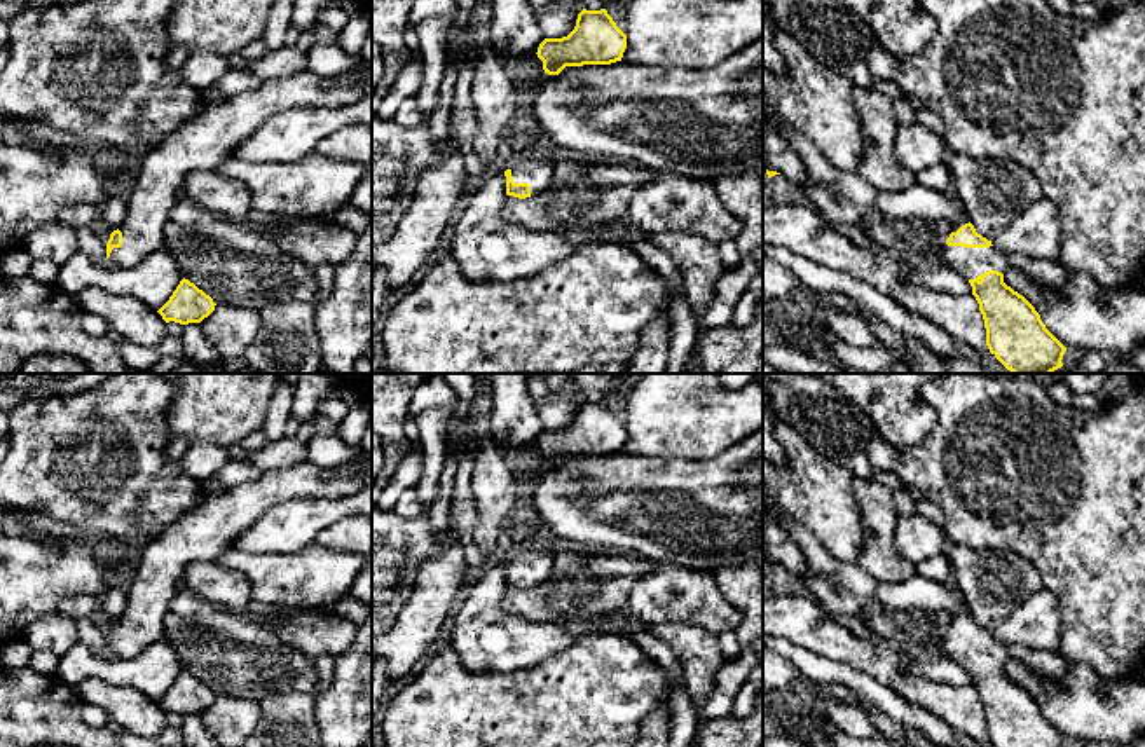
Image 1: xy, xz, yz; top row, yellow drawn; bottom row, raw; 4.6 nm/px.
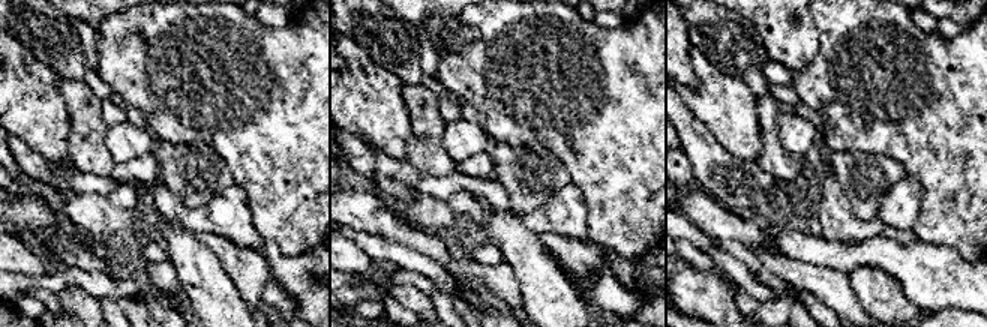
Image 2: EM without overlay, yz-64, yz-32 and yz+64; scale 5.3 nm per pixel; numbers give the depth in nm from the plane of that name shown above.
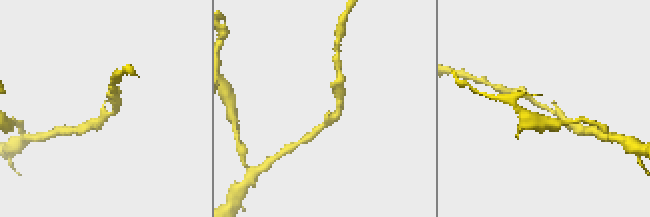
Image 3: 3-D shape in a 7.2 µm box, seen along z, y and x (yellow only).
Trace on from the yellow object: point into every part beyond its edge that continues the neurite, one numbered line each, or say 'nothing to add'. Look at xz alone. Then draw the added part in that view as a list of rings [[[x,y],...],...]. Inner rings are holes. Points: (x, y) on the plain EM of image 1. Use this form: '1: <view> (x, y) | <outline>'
1: xz (538, 564) | [[[541,548],[524,550],[511,559],[511,567],[515,574],[529,574],[531,586],[538,586],[552,576],[553,557],[552,552]]]

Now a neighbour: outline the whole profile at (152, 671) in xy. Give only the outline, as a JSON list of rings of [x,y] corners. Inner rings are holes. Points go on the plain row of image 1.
[[[164,639],[131,658],[110,658],[77,642],[58,663],[58,675],[72,686],[96,677],[112,686],[134,688],[154,702],[169,691],[182,670],[175,649]]]

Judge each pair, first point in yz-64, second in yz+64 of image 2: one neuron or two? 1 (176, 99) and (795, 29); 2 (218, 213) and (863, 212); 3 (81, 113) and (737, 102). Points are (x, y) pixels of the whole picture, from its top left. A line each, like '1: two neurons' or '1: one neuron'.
1: two neurons
2: two neurons
3: two neurons

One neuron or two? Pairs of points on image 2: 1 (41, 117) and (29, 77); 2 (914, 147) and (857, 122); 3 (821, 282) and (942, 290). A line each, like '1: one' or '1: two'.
1: one
2: one
3: two

